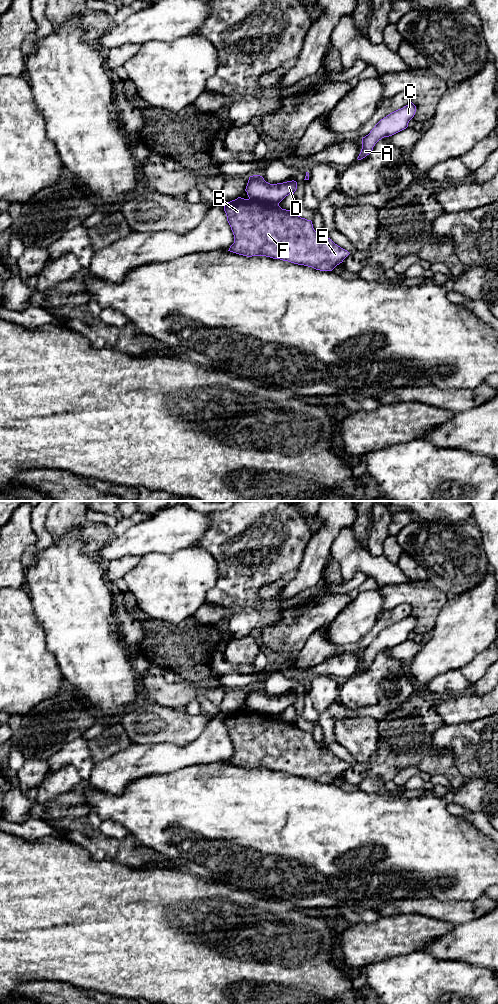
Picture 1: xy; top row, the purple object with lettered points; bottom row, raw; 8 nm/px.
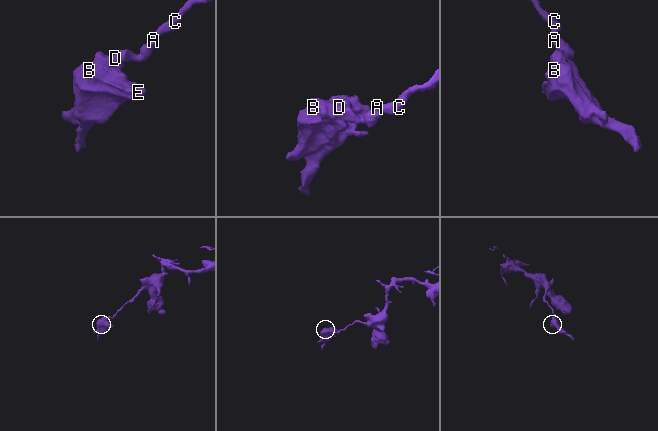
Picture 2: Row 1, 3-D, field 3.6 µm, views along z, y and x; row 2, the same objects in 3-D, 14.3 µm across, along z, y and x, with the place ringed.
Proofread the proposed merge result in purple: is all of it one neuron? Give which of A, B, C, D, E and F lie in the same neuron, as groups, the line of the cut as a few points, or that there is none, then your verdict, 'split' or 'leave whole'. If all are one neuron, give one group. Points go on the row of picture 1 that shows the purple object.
groups A C D / B E F; cut xy (249, 198), (278, 205); split

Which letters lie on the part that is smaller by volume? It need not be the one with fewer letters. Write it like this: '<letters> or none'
B, E, F

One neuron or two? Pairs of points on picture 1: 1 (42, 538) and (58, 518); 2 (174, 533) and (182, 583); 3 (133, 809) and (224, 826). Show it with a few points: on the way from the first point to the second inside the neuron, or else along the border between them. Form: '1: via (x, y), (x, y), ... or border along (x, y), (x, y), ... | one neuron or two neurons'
1: border along (47, 511), (45, 526), (53, 540) | two neurons
2: border along (193, 545), (169, 554), (154, 553) | two neurons
3: via (156, 810), (174, 816), (201, 819) | one neuron

